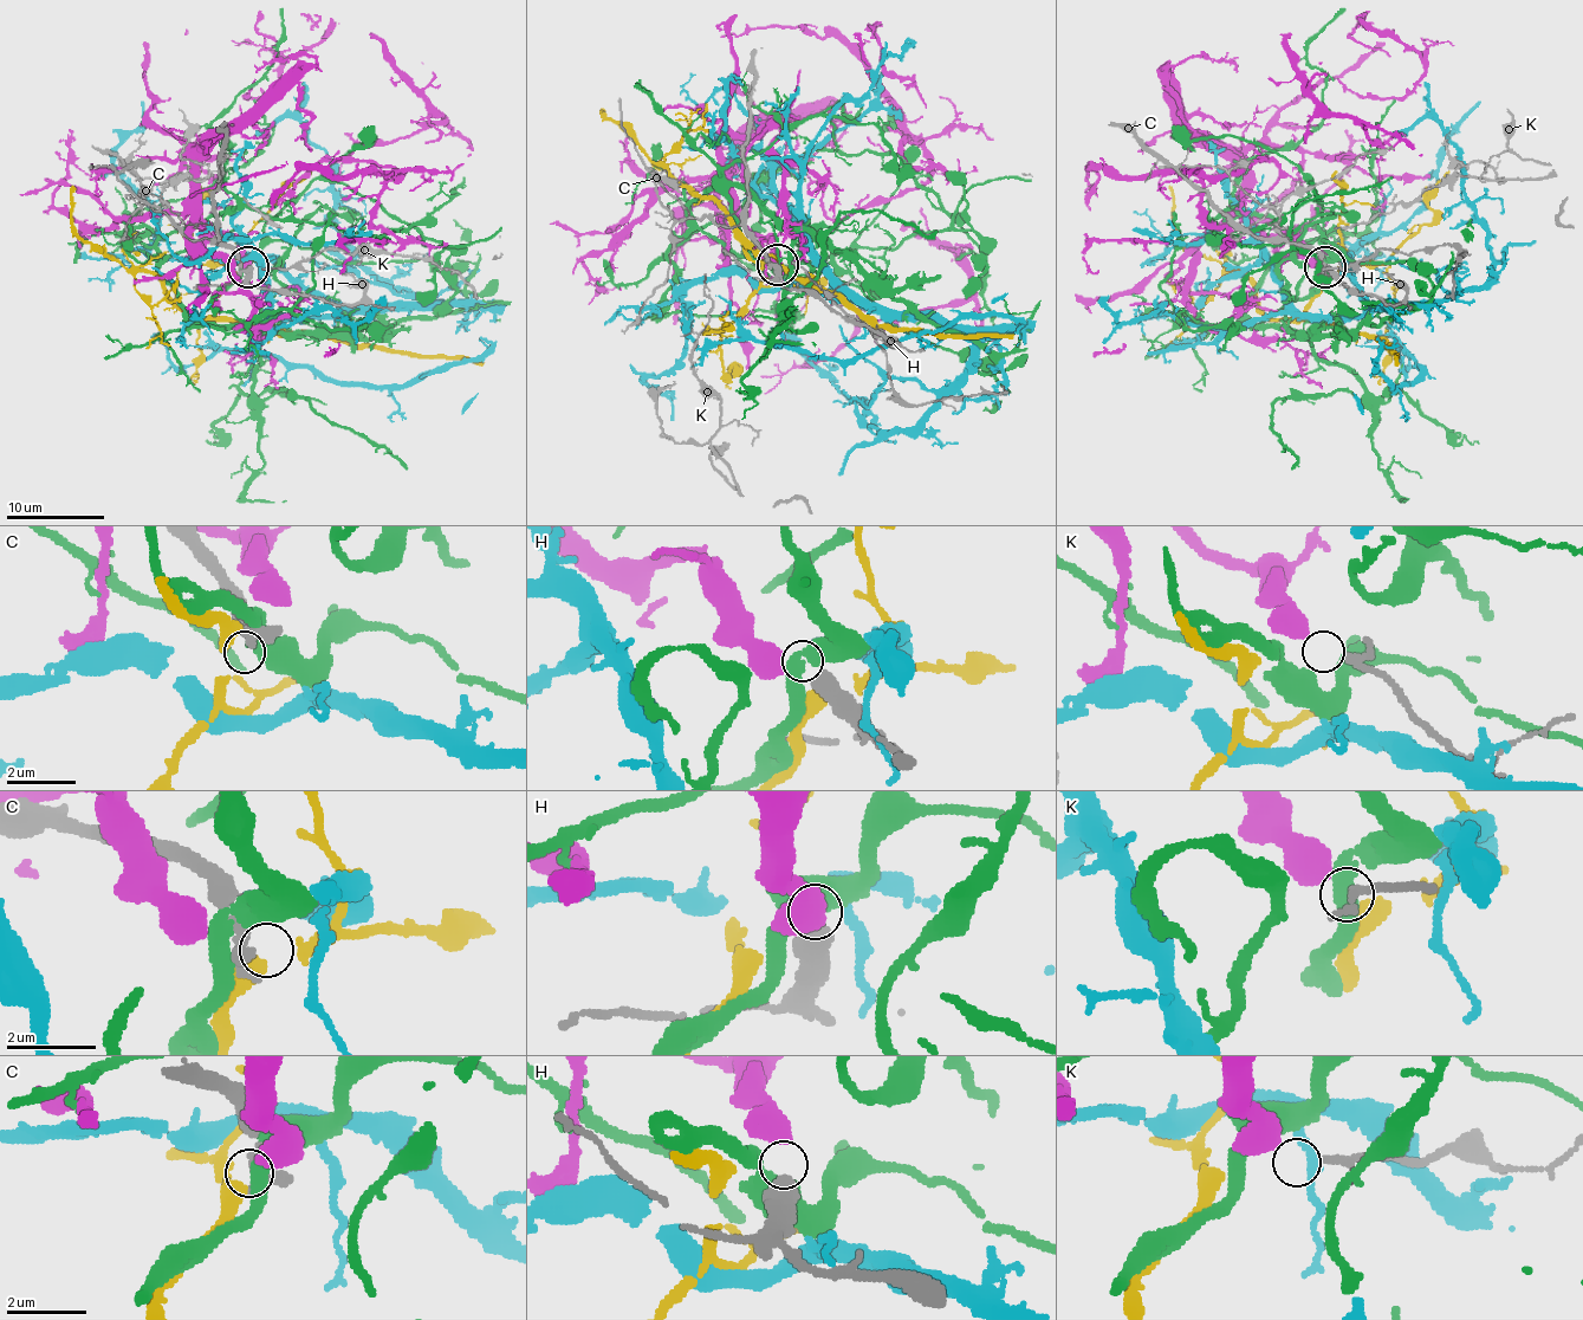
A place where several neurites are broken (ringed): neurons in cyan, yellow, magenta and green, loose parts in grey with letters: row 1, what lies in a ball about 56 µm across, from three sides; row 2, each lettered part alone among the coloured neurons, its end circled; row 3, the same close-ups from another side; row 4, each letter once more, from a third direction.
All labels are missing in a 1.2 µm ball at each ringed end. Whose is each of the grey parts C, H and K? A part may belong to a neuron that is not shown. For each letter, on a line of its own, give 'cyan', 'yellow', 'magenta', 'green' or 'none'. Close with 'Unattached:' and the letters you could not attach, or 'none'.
C: none
H: magenta
K: none
Unattached: C, K

